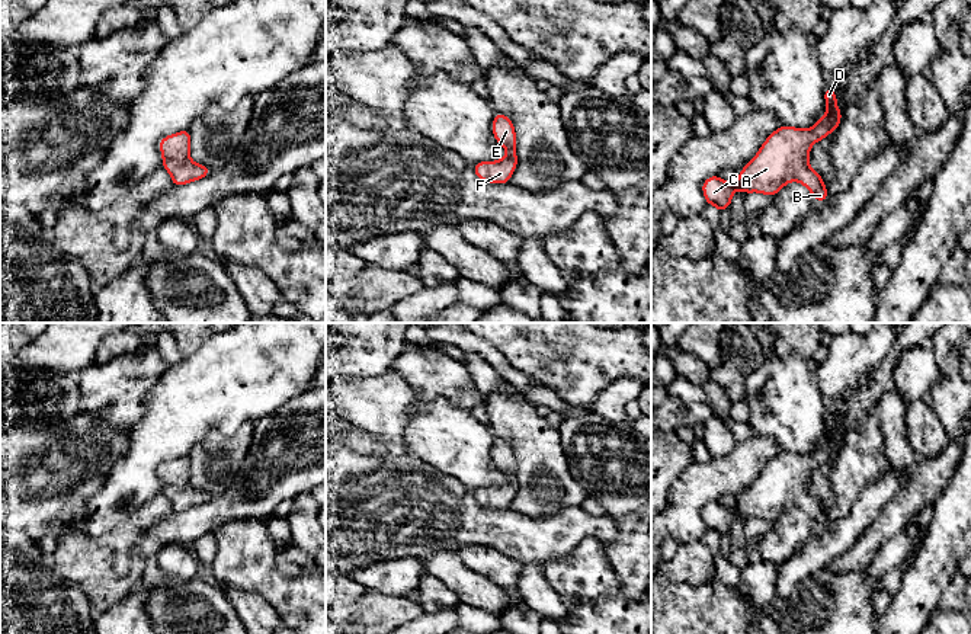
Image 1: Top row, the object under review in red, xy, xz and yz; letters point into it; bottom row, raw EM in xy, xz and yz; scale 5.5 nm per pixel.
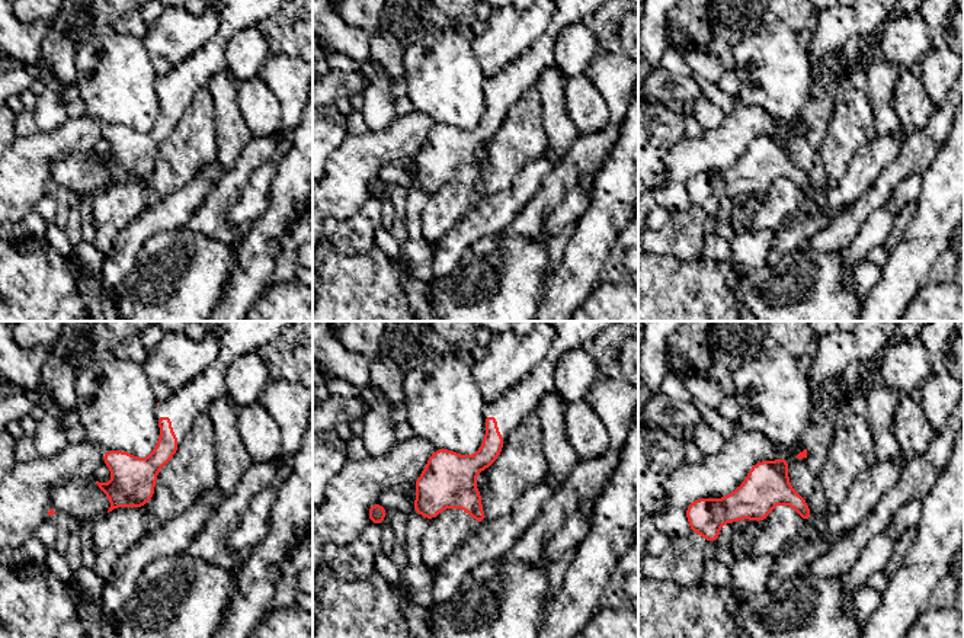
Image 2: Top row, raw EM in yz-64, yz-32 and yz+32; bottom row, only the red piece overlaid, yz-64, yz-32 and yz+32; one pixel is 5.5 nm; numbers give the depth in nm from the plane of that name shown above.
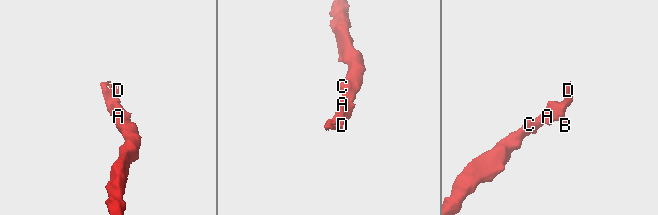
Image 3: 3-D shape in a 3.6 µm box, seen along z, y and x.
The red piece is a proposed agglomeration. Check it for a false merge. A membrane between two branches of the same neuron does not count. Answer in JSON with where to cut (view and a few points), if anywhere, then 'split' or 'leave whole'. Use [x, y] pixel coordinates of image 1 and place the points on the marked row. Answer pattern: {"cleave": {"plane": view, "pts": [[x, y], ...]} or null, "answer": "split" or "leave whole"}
{"cleave": null, "answer": "leave whole"}

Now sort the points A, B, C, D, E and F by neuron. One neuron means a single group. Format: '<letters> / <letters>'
A B C D E F

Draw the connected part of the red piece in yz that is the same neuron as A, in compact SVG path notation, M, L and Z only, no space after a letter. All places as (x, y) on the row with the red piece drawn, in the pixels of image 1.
M824 87L824 99L826 116L808 129L782 125L773 131L753 160L740 170L737 182L725 182L718 174L708 177L702 183L705 202L722 212L730 208L736 189L746 195L760 192L775 196L786 183L794 180L802 183L817 202L826 201L829 198L827 189L821 176L810 167L808 154L814 143L837 129L842 111L836 108L834 89Z

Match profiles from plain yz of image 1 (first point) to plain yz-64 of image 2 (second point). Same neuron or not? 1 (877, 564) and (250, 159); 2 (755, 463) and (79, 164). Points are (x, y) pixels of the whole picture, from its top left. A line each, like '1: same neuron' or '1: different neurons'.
1: different neurons
2: different neurons

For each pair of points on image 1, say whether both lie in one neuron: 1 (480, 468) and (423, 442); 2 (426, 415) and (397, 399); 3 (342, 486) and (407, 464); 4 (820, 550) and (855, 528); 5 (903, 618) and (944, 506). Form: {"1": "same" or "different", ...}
{"1": "same", "2": "different", "3": "same", "4": "same", "5": "same"}

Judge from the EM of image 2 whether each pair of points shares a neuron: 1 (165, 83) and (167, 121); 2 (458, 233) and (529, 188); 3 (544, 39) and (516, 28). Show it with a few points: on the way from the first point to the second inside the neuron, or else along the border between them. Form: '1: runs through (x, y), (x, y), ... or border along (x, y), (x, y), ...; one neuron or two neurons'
1: runs through (167, 92), (167, 112); one neuron
2: runs through (476, 225), (512, 199); one neuron
3: border along (553, 15), (548, 26), (513, 58); two neurons

